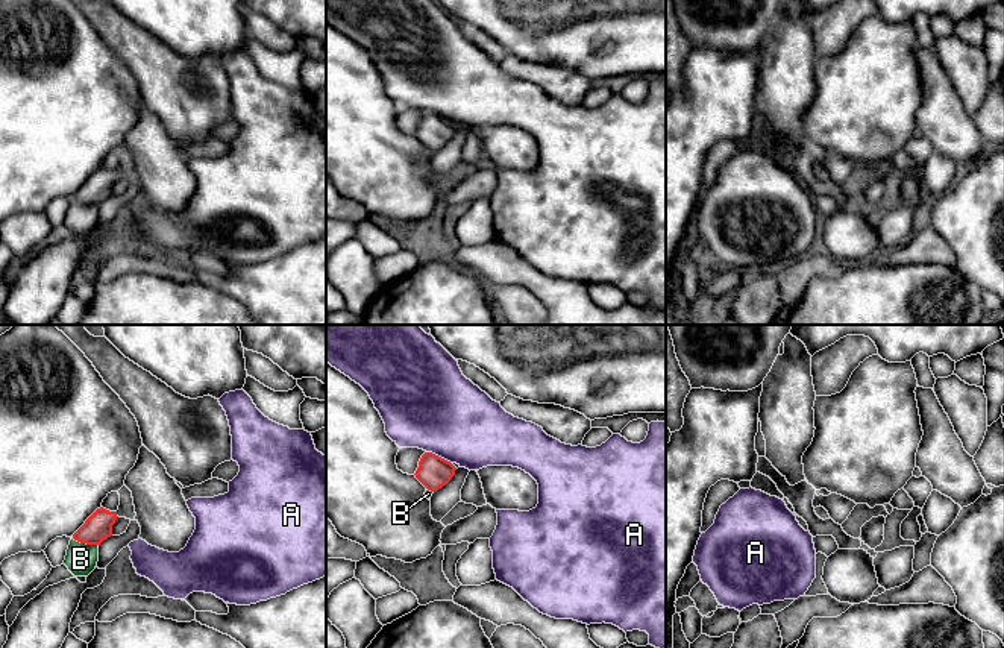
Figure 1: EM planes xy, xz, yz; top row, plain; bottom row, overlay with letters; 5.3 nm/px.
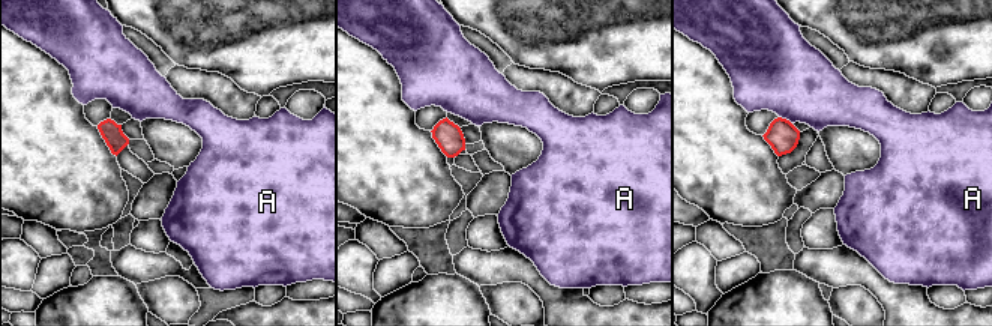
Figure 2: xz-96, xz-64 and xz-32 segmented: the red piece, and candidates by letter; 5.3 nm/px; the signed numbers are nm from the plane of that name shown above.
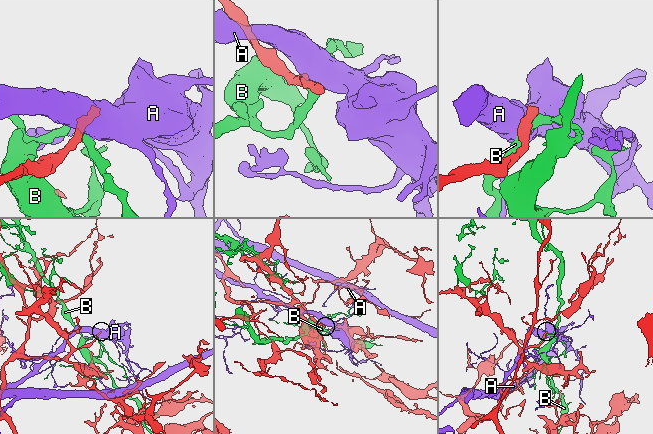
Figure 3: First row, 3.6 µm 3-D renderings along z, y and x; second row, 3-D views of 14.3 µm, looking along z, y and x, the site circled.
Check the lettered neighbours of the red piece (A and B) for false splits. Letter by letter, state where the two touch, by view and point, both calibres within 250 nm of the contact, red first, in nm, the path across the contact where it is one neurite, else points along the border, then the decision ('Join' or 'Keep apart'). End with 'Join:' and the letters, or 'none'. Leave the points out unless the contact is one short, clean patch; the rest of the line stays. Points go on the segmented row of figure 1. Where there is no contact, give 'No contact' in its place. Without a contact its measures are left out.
A: Touches red at xz (437, 456). Thickness 170 nm (red) against 460 nm. Keep apart
B: Touches red at xy (85, 542). Thickness 150 nm (red) against 170 nm. Keep apart
Join: none

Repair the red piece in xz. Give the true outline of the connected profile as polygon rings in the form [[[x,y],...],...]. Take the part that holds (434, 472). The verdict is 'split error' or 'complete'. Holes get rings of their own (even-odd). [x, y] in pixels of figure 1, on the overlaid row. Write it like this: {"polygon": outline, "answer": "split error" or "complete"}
{"polygon": [[[425,452],[414,475],[428,490],[437,492],[452,480],[455,470],[457,467],[450,461]]], "answer": "complete"}

